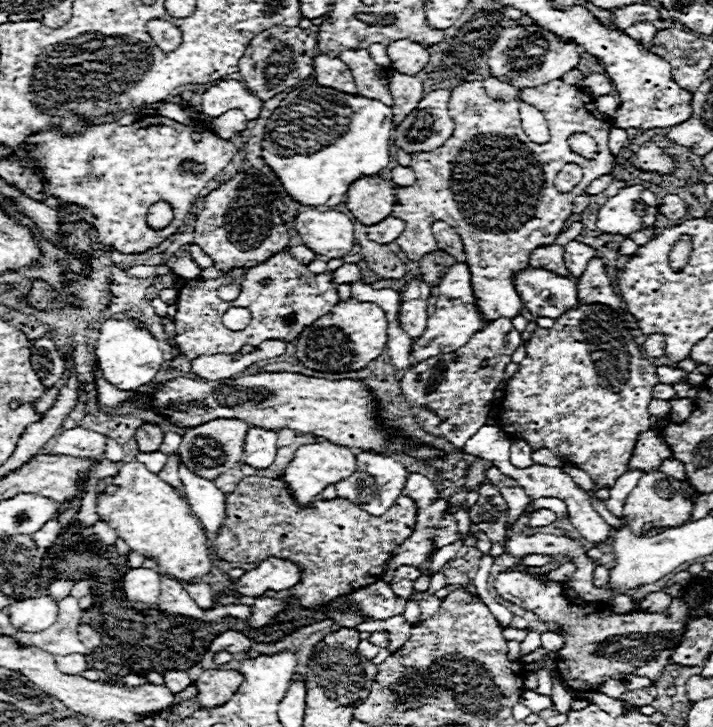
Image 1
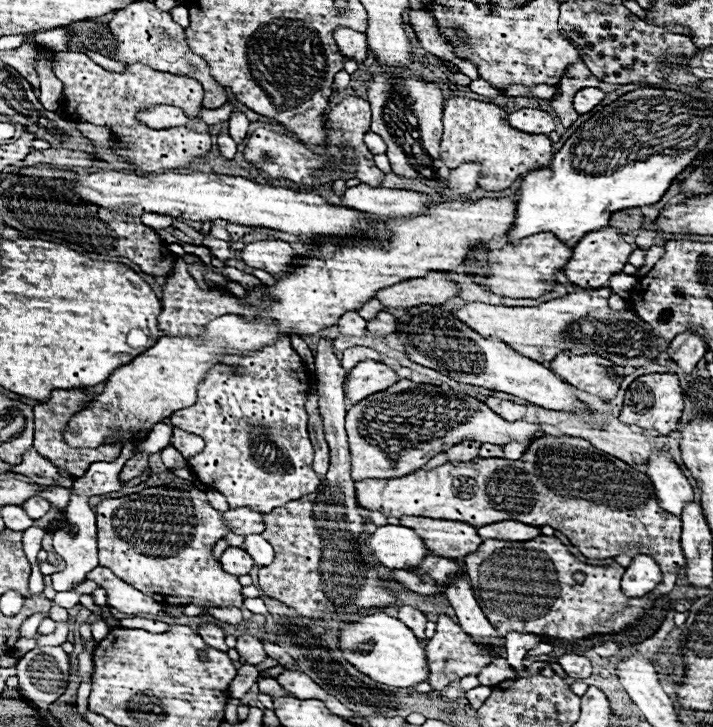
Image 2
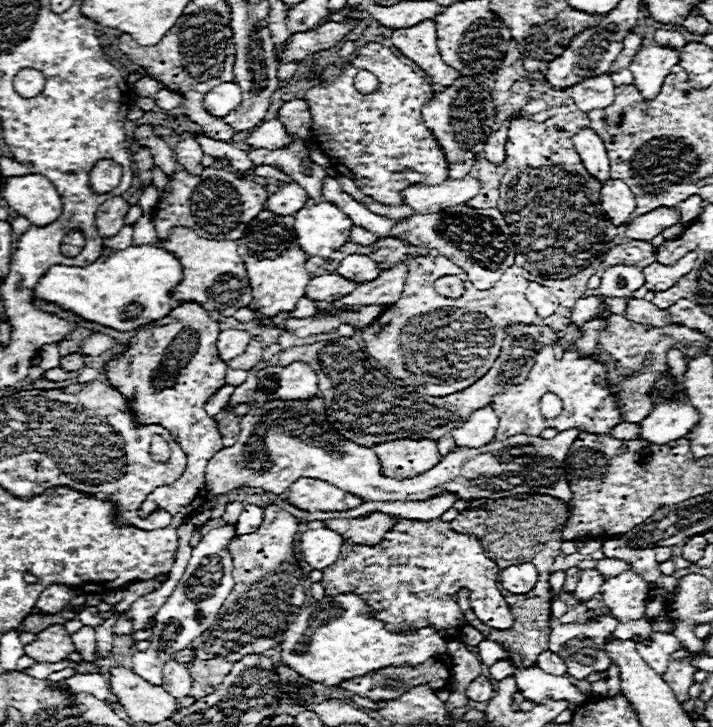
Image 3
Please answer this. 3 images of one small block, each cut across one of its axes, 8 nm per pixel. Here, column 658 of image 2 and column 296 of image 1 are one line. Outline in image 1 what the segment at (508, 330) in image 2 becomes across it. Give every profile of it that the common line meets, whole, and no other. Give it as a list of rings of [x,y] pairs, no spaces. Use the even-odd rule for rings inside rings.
[[[348,298],[332,312],[316,320],[316,324],[308,326],[302,336],[296,340],[296,356],[298,360],[318,372],[330,372],[330,374],[340,374],[340,372],[354,372],[366,368],[372,360],[376,360],[388,340],[388,320],[386,312],[374,304],[374,302],[358,302],[354,298]]]

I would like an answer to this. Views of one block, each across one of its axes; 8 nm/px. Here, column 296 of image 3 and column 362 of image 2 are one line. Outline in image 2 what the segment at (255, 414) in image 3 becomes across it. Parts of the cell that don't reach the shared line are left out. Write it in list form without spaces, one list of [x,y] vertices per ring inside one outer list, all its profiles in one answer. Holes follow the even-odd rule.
[[[400,380],[388,390],[368,396],[368,400],[358,402],[346,414],[346,432],[350,442],[352,456],[352,478],[390,478],[406,476],[414,468],[422,468],[430,458],[440,452],[446,452],[462,440],[478,440],[490,444],[508,444],[528,440],[540,424],[530,424],[526,420],[506,422],[494,414],[480,400],[458,394],[454,390],[440,390],[432,384],[416,384],[412,380]],[[404,434],[404,436],[396,436]],[[396,438],[398,442],[388,446],[388,440]]]

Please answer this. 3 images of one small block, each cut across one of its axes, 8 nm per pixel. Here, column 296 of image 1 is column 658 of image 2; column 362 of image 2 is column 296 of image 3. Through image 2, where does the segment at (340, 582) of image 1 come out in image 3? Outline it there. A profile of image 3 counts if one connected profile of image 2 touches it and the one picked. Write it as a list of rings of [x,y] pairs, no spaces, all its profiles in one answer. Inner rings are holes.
[[[300,478],[294,484],[288,486],[284,492],[284,498],[288,504],[306,510],[306,512],[342,512],[348,508],[356,508],[362,500],[358,496],[352,496],[350,492],[344,492],[324,480],[316,478]]]

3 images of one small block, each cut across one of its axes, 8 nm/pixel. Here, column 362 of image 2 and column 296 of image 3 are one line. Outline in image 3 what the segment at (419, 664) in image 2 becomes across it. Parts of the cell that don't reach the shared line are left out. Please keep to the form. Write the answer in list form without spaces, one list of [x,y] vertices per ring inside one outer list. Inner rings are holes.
[[[356,594],[326,596],[312,602],[286,628],[280,642],[282,662],[306,680],[324,686],[338,686],[348,678],[364,676],[392,664],[416,666],[436,654],[446,654],[446,640],[440,638],[434,628],[390,634]]]

